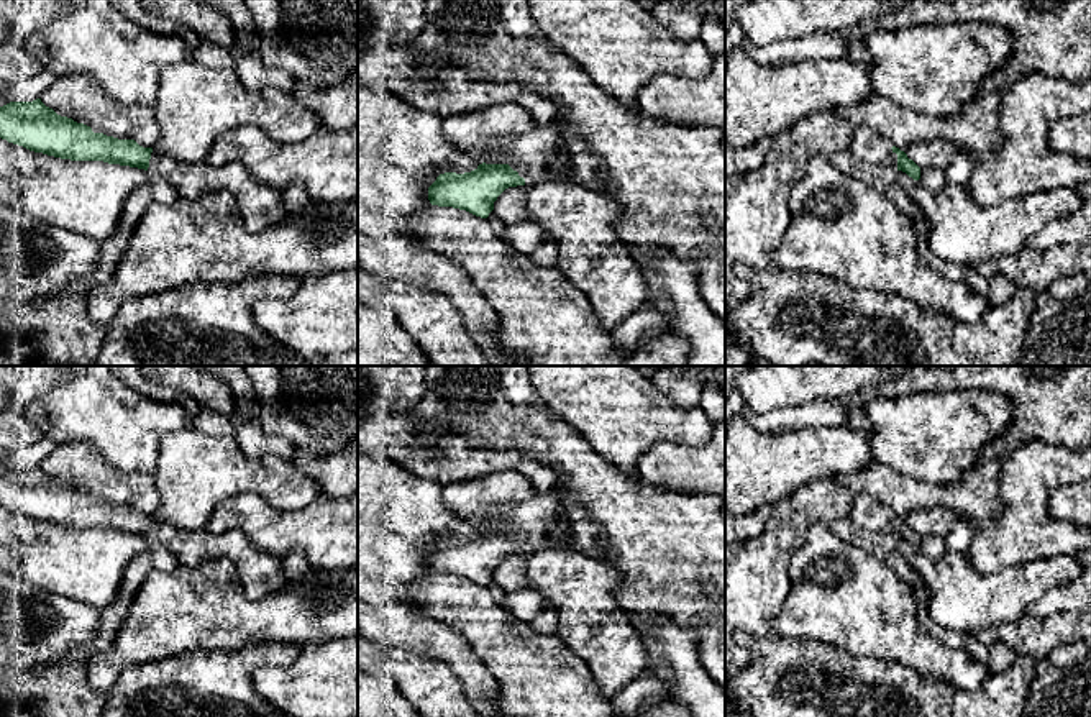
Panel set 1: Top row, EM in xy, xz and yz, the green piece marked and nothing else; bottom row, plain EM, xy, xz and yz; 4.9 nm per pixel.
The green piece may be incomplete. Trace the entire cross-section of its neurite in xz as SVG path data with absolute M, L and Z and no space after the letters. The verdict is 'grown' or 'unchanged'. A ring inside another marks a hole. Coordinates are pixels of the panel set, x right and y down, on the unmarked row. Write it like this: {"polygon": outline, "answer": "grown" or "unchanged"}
{"polygon": "M535 492L528 500L517 505L494 505L486 514L487 528L474 538L456 541L445 540L428 555L431 573L466 578L476 584L487 586L494 569L509 555L550 548L574 550L574 532L571 541L556 545L551 541L553 522L566 514L561 492Z", "answer": "grown"}

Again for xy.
{"polygon": "M41 466L0 474L0 505L61 527L103 528L149 538L167 548L179 566L185 568L228 558L235 563L249 601L281 592L294 581L285 573L282 559L258 550L238 528L213 535L207 528L192 532L157 522L135 507L94 500L90 494L57 482Z", "answer": "grown"}

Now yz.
{"polygon": "M870 492L855 496L850 517L868 532L894 535L914 548L920 546L920 535Z", "answer": "grown"}

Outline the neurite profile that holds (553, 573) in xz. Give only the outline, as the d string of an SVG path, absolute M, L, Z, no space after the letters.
M574 550L533 553L525 568L530 589L558 610L553 635L581 658L605 699L645 673L641 635L615 599L622 574Z

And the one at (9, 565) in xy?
M0 545L0 571L8 574L10 578L18 576L18 563L3 545Z

